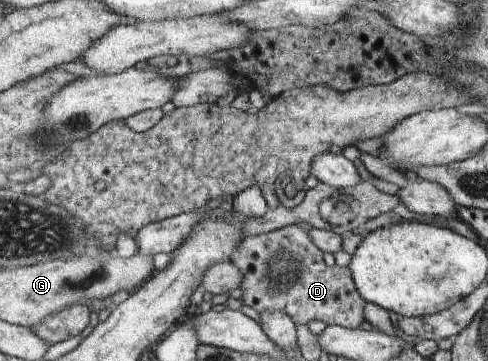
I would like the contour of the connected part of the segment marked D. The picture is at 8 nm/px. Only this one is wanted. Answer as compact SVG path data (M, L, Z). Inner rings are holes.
M293 224L274 232L250 236L241 243L239 251L233 255L232 262L243 271L245 279L241 290L242 302L257 312L283 310L294 317L296 324L305 325L311 321L322 321L327 326L339 325L349 329L357 329L365 321L366 299L357 289L352 271L349 267L328 266L323 259L323 251L315 245L310 233L299 225Z

